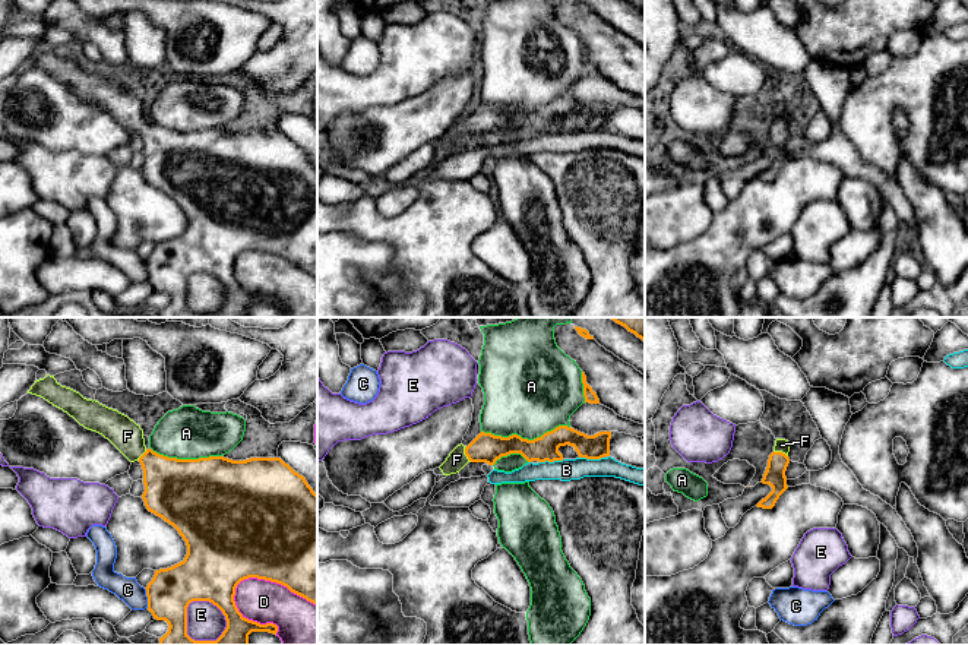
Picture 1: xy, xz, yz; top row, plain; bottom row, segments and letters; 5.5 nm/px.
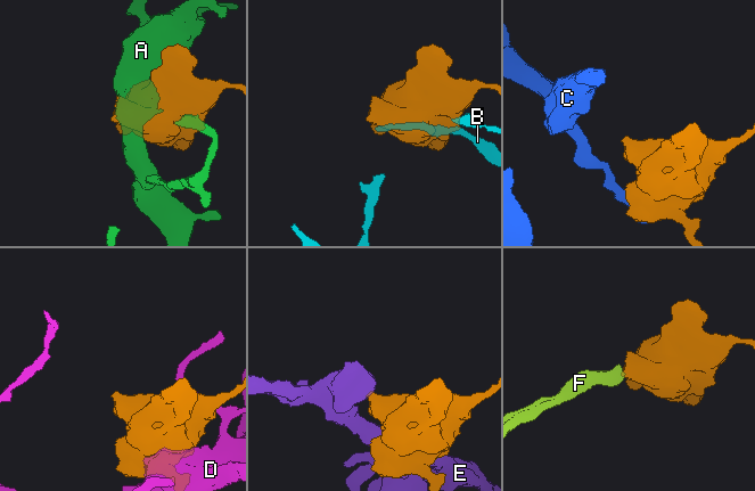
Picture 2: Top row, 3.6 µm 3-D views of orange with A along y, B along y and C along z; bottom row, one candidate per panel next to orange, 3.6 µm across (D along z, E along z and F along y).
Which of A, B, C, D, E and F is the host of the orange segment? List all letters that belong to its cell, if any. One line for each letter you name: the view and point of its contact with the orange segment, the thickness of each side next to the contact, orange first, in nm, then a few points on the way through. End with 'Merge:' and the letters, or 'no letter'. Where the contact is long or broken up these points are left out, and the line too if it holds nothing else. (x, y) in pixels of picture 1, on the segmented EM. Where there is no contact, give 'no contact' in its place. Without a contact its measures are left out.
F: contact xz (465, 454); calibres 160 and 110 nm; way xz (487, 448), (465, 454), (456, 459)
Merge: F

